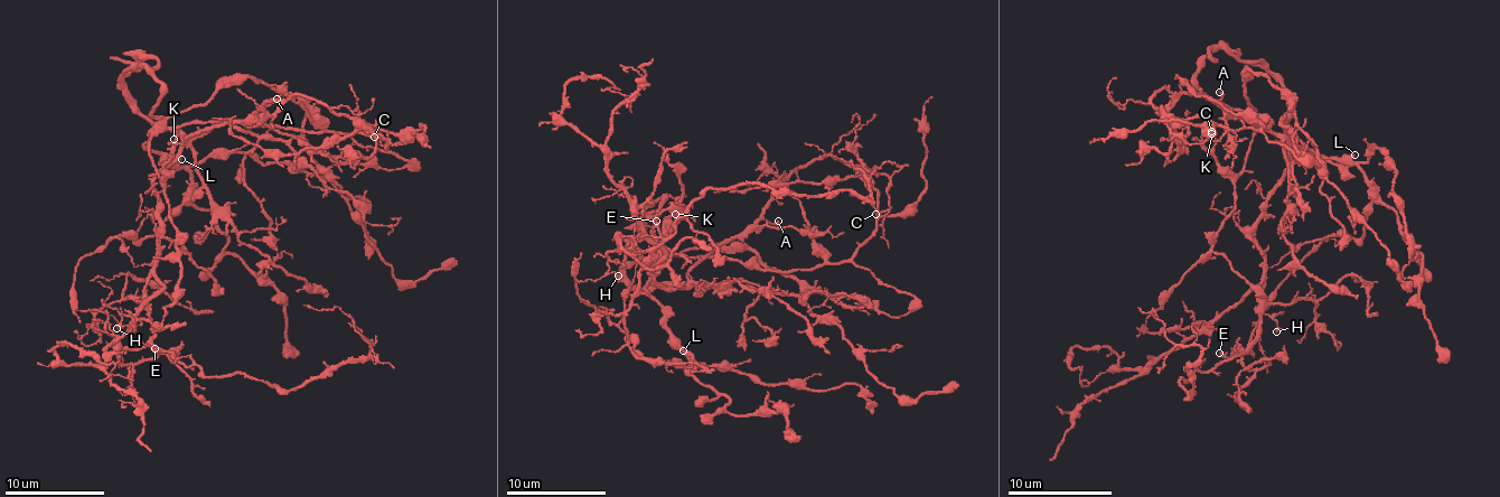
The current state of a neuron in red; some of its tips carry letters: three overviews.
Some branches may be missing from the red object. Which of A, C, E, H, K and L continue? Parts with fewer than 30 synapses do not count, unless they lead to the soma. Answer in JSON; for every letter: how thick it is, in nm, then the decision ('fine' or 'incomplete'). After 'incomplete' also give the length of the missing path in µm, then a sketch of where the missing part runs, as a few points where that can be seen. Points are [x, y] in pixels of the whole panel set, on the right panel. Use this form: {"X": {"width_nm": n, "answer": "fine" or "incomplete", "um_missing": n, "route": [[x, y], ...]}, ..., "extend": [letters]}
{"A": {"width_nm": 140, "answer": "fine"}, "C": {"width_nm": 100, "answer": "fine"}, "E": {"width_nm": 130, "answer": "fine"}, "H": {"width_nm": 130, "answer": "fine"}, "K": {"width_nm": 130, "answer": "fine"}, "L": {"width_nm": 320, "answer": "fine"}, "extend": []}

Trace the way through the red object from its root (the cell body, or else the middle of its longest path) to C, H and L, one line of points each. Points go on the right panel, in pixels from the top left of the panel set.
C: (1258, 223), (1290, 144), (1203, 95), (1164, 87), (1152, 97), (1191, 144), (1211, 131)
H: (1258, 223), (1264, 311), (1253, 353), (1248, 349), (1264, 313), (1276, 331)
L: (1258, 223), (1256, 245), (1264, 266), (1329, 235), (1360, 237), (1370, 180), (1352, 160), (1355, 155)

